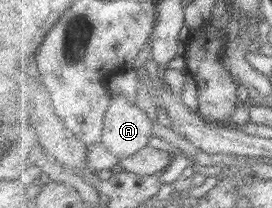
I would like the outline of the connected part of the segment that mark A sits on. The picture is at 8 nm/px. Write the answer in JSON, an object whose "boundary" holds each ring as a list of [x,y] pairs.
{"boundary":[[[116,95],[107,114],[103,143],[121,161],[149,147],[156,122],[134,102]]]}

